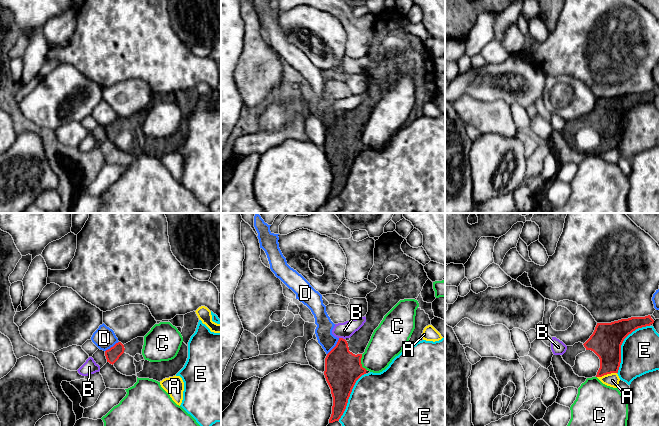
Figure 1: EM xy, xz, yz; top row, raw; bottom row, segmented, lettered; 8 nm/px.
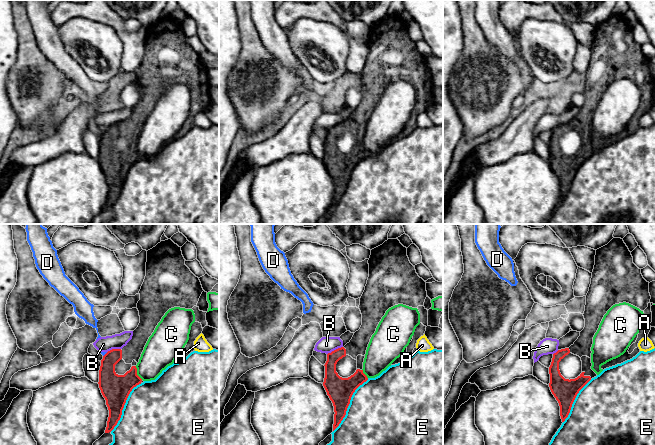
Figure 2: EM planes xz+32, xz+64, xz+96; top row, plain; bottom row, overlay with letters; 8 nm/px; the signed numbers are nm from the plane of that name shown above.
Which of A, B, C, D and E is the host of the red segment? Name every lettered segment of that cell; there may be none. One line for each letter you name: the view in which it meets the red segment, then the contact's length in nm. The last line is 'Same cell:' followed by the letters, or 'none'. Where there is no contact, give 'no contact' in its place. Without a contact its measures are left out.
Same cell: none

